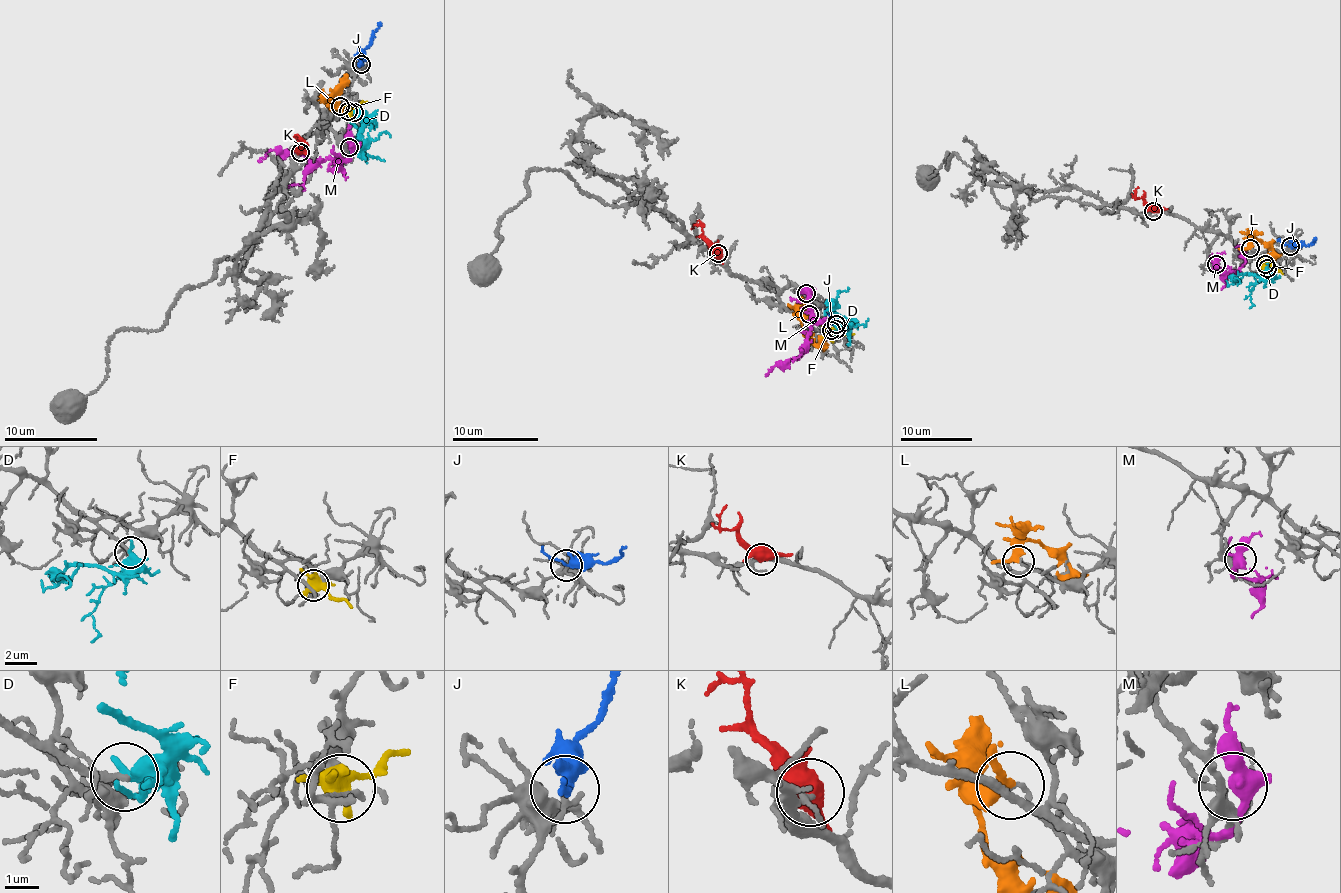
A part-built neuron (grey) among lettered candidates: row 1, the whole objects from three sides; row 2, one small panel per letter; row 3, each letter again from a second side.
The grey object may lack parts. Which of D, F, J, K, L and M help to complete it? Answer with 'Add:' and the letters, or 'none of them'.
Add: D, J

